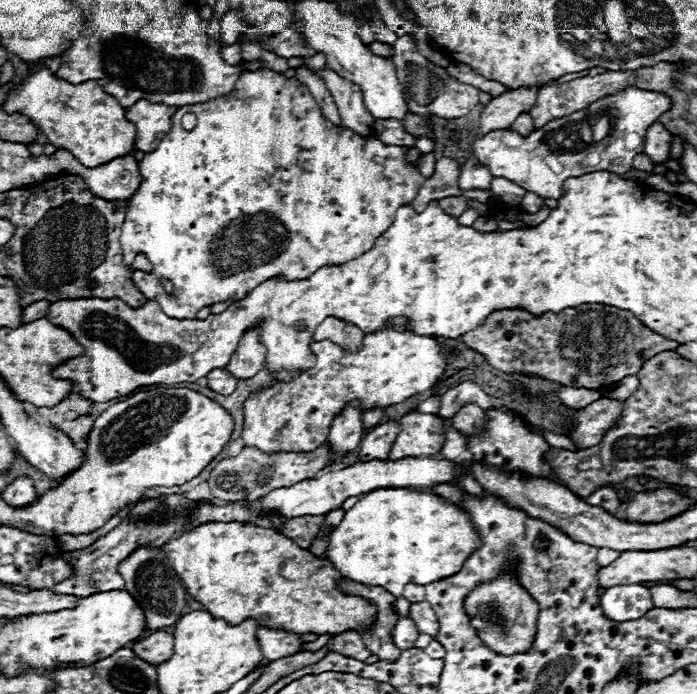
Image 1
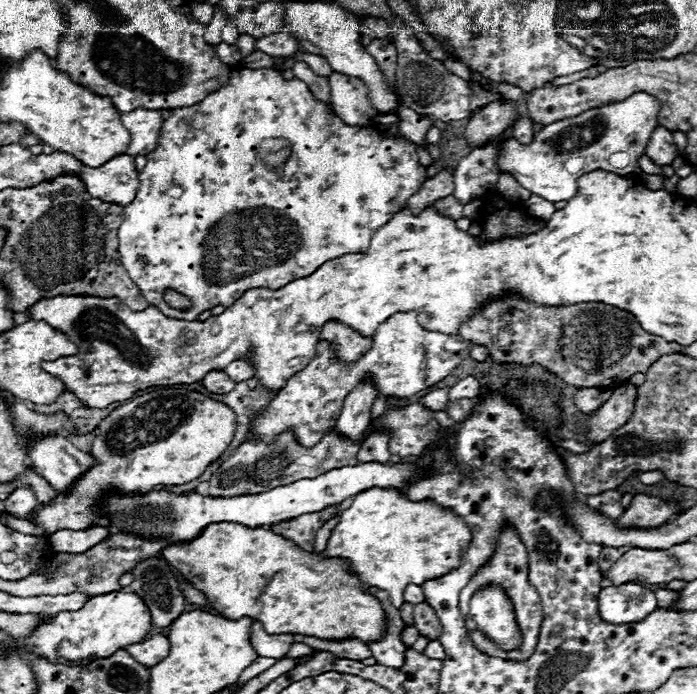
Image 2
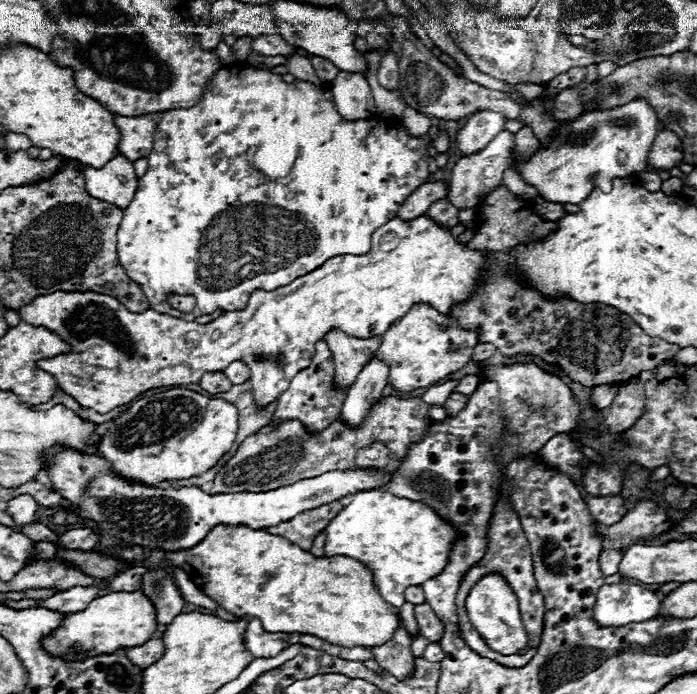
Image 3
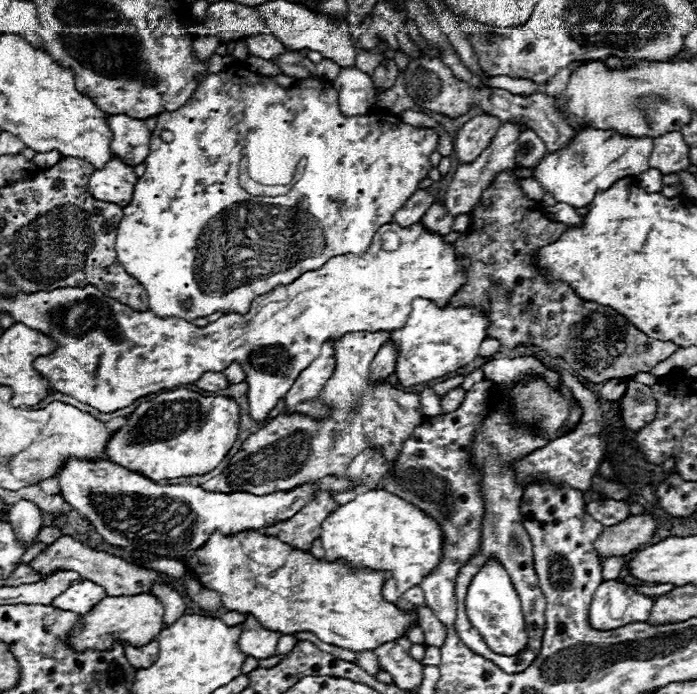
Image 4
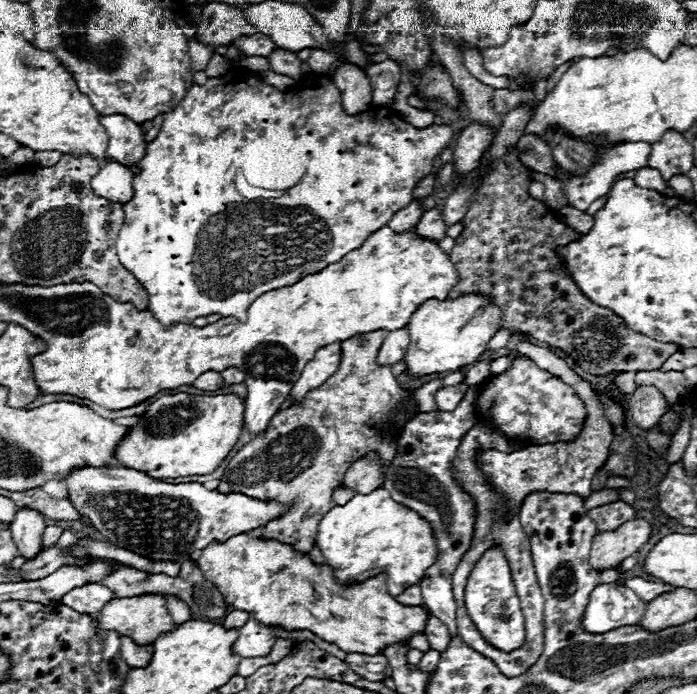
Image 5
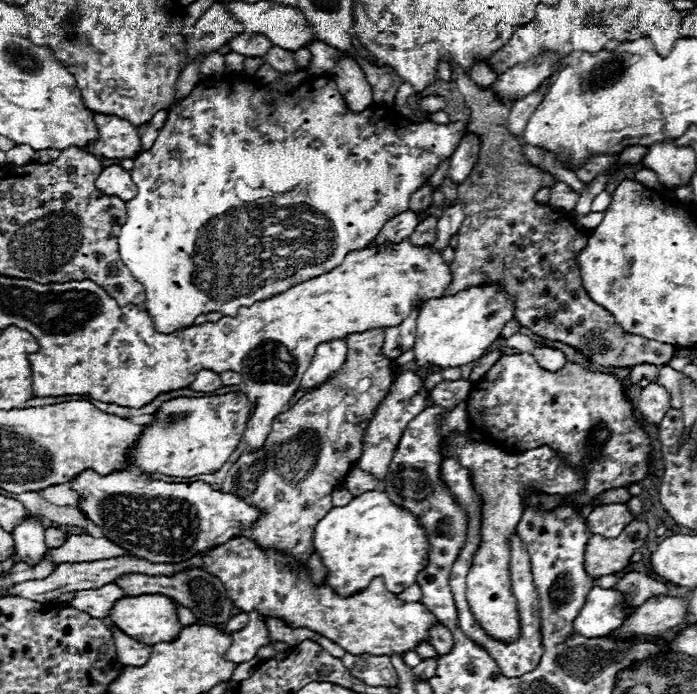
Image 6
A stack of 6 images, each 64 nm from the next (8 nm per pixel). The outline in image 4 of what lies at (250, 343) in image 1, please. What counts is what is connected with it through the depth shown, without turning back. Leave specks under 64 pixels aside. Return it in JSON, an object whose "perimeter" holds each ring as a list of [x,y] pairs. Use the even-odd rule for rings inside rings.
{"perimeter":[[[230,364],[226,370],[224,370],[224,376],[228,378],[228,382],[230,384],[240,384],[240,382],[244,382],[246,380],[246,372],[242,370],[242,366],[240,364]]]}

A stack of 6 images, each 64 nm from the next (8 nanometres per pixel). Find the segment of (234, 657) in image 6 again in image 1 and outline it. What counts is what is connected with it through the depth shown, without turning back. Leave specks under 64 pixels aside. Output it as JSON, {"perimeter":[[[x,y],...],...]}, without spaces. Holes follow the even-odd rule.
{"perimeter":[[[258,626],[256,640],[260,644],[260,650],[266,660],[278,660],[284,656],[292,656],[300,648],[300,636],[294,632],[284,630],[268,630],[264,626]]]}

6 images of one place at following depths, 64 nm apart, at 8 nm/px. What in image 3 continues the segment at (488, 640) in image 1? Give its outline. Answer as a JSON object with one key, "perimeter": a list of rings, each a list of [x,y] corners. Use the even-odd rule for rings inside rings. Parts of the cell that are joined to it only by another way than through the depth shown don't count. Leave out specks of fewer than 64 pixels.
{"perimeter":[[[502,484],[502,492],[500,492],[500,500],[496,502],[494,506],[494,514],[492,514],[492,520],[490,520],[490,526],[488,526],[488,546],[486,546],[486,554],[480,562],[476,562],[462,578],[460,582],[460,588],[458,588],[458,594],[456,594],[456,606],[458,606],[458,622],[460,622],[460,636],[464,638],[464,642],[480,656],[486,656],[486,658],[492,658],[494,662],[500,662],[502,666],[508,666],[508,668],[522,668],[526,666],[538,646],[540,646],[540,636],[542,636],[542,630],[544,630],[544,596],[540,594],[538,590],[538,584],[534,580],[534,570],[532,570],[532,554],[530,554],[530,544],[526,540],[526,534],[522,530],[522,524],[520,524],[520,518],[518,514],[514,512],[512,504],[510,504],[510,486],[508,484]],[[486,572],[500,572],[506,582],[510,584],[510,588],[514,590],[514,594],[518,596],[518,602],[520,602],[520,614],[522,614],[522,622],[524,622],[524,628],[526,628],[526,634],[528,634],[528,646],[524,650],[520,650],[518,654],[512,654],[512,656],[504,656],[504,654],[496,654],[494,650],[488,648],[488,644],[484,642],[484,638],[474,630],[474,626],[470,624],[468,616],[466,616],[466,608],[464,608],[464,602],[466,602],[466,596],[470,592],[470,588],[486,574]]]}

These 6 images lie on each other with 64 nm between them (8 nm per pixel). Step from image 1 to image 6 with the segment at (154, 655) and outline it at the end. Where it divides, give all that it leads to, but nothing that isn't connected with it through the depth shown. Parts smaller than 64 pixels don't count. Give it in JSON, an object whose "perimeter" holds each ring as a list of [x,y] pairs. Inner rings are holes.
{"perimeter":[[[110,624],[110,632],[112,632],[114,644],[116,644],[116,656],[118,656],[120,664],[124,664],[124,666],[142,666],[142,664],[146,664],[146,660],[150,658],[152,646],[134,640],[132,636],[124,634],[114,624]]]}

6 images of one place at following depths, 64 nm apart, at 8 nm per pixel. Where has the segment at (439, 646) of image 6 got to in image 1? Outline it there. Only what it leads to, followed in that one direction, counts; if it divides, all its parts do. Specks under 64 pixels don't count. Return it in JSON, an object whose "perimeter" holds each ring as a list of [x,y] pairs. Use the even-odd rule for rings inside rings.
{"perimeter":[[[416,602],[416,604],[412,604],[410,616],[412,616],[412,620],[416,622],[416,628],[422,634],[430,634],[432,638],[438,634],[440,624],[438,624],[438,618],[436,618],[432,606],[428,606],[428,602]]]}

